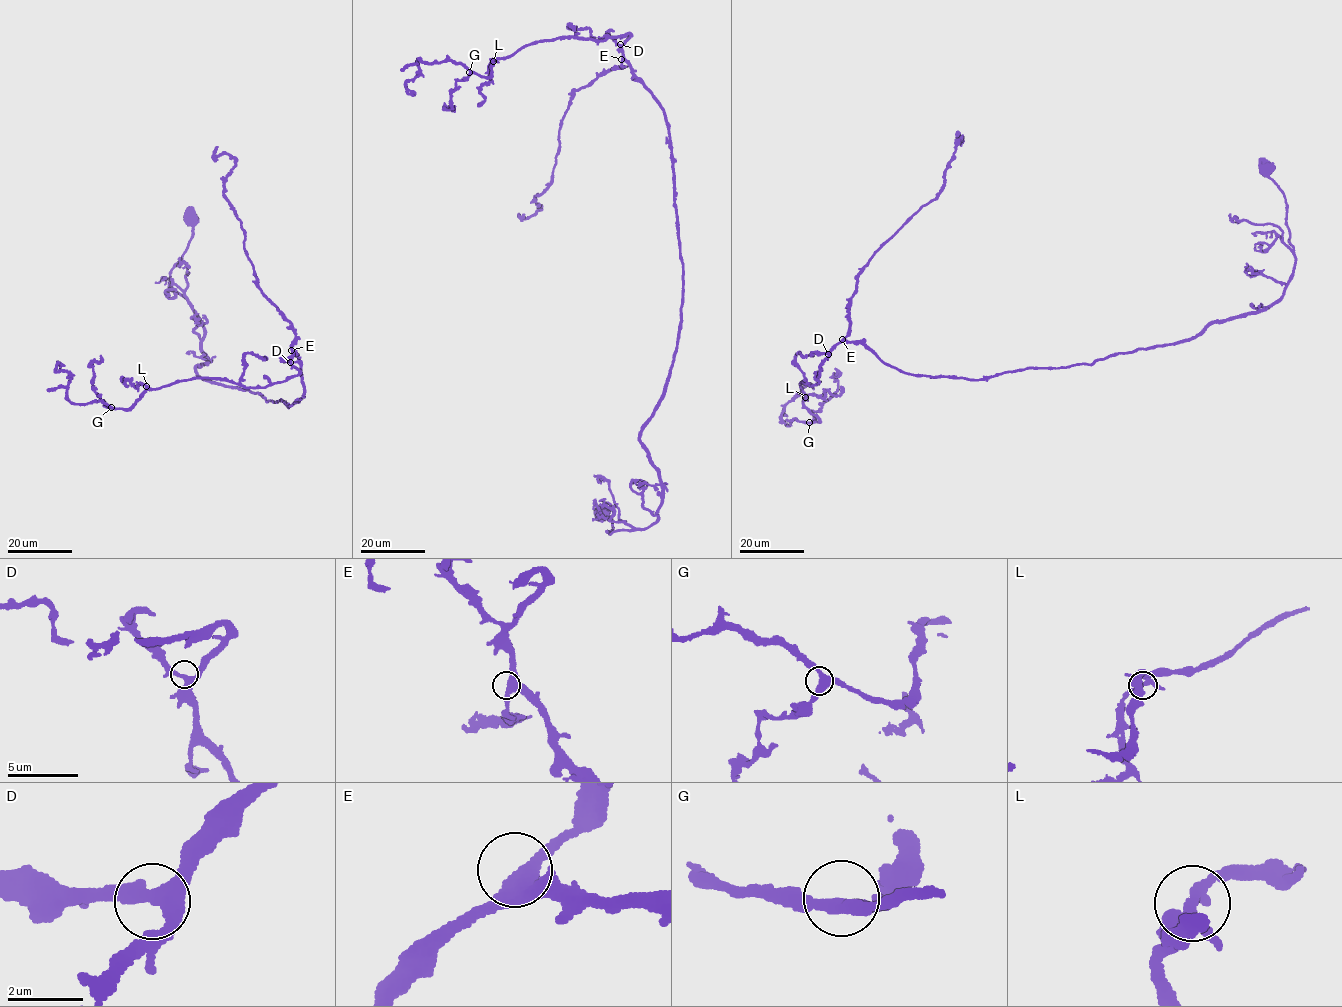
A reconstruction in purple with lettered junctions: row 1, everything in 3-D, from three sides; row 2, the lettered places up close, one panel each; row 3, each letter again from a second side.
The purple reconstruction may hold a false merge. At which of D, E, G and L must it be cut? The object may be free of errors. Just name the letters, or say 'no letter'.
no letter

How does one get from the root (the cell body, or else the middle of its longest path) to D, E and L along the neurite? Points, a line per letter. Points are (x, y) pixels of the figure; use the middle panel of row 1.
D: (601, 513), (610, 534), (658, 519), (659, 471), (639, 436), (673, 360), (683, 301), (668, 124), (620, 44)
E: (601, 513), (610, 534), (658, 519), (659, 471), (639, 436), (673, 360), (683, 301), (668, 124), (621, 59)
L: (601, 513), (610, 534), (645, 528), (662, 495), (639, 436), (683, 301), (668, 124), (629, 34), (494, 61)

